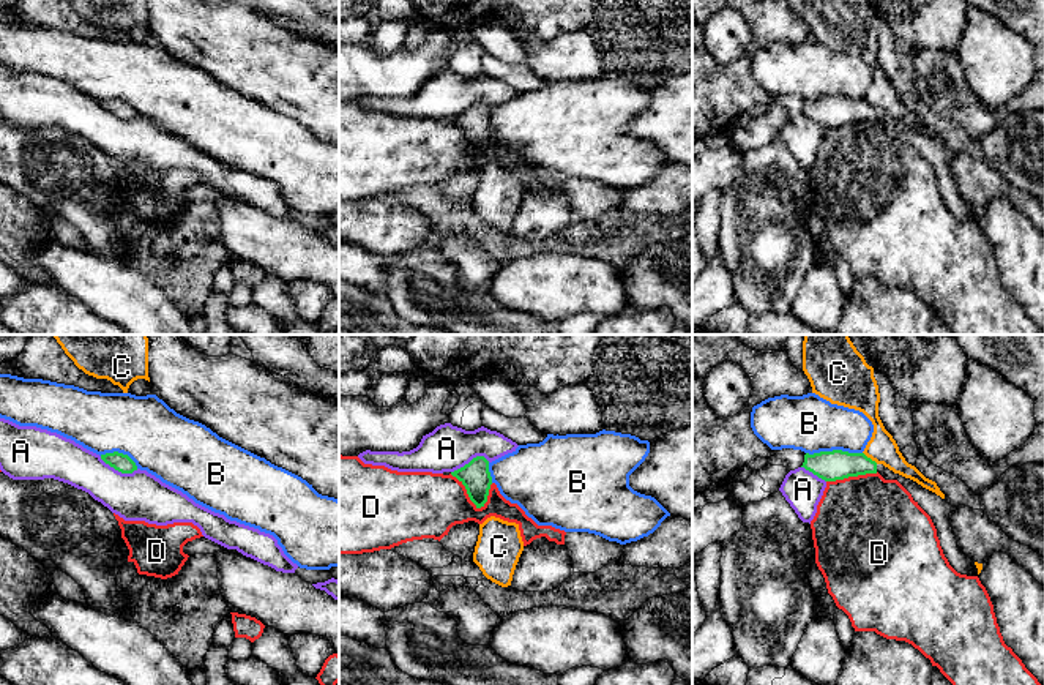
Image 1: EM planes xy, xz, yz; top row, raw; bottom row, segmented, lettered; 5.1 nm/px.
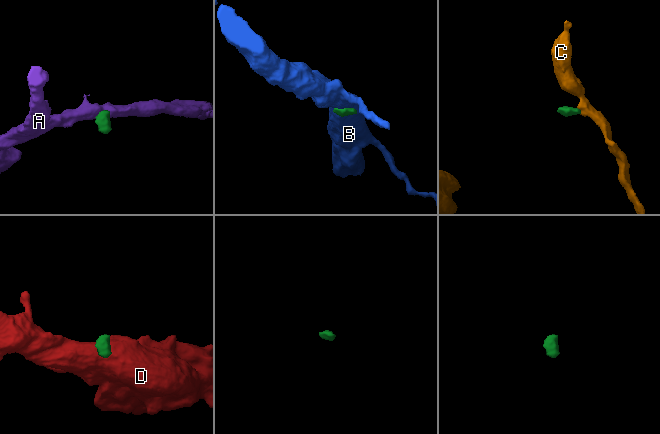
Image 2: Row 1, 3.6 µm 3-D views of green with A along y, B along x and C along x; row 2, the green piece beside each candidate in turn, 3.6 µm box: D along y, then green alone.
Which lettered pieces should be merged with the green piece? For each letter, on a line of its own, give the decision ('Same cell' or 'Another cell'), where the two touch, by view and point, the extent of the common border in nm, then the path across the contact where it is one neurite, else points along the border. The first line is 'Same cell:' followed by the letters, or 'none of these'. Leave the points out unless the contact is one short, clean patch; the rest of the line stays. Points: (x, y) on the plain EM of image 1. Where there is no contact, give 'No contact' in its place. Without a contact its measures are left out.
Same cell: none of these
A: Another cell. Touches green at xy (119, 117). Shared border 220 nm. Boundary: xy (100, 103), (122, 119), (137, 116)
B: Another cell. Touches green at yz (833, 97). Shared border 280 nm. Boundary: yz (861, 98), (820, 97), (806, 100)
C: Another cell. Touches green at yz (869, 104). Shared border 100 nm. Boundary: yz (863, 98), (877, 109)
D: Another cell. Touches green at xz (467, 139). Shared border 240 nm. Boundary: xz (450, 120), (464, 133), (467, 142), (478, 153), (484, 152)

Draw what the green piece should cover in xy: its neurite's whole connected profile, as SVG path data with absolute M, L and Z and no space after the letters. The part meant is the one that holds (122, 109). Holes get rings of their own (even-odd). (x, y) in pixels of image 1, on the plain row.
M118 98L101 101L101 106L121 120L132 120L137 117L136 109L128 101Z

